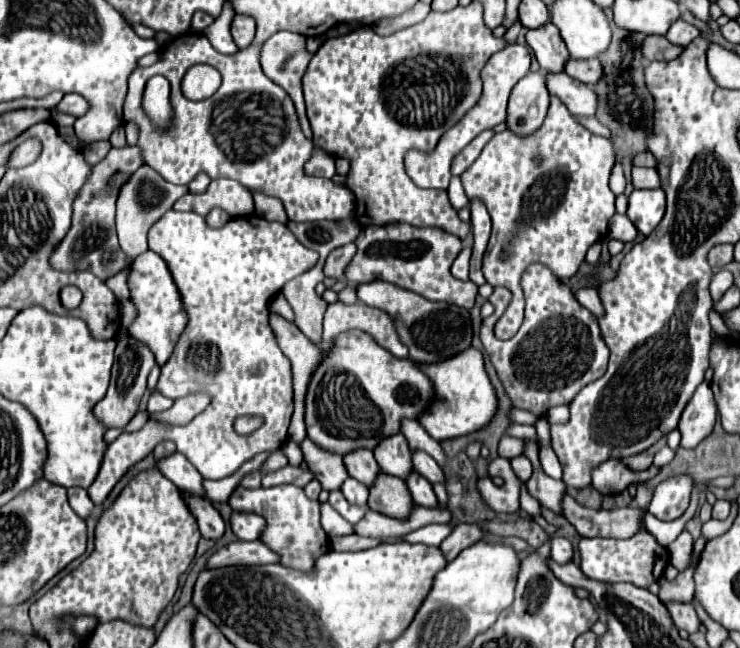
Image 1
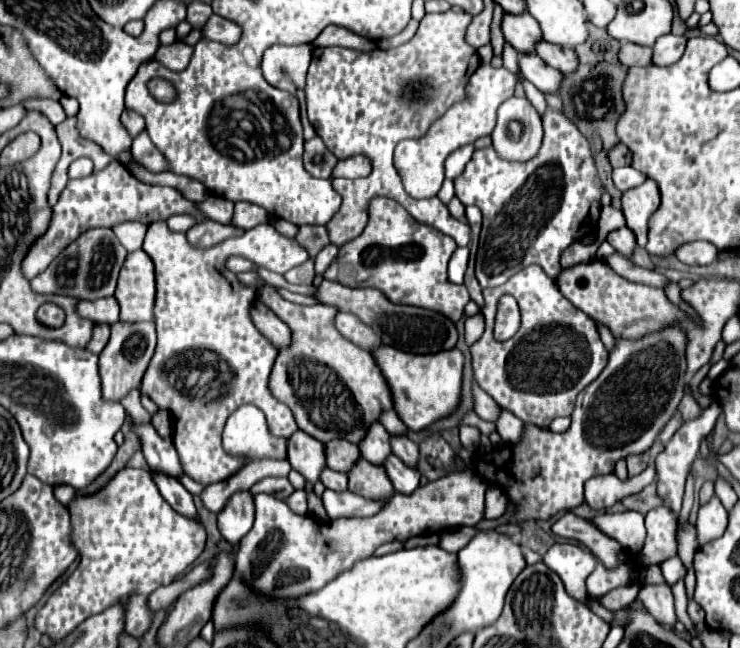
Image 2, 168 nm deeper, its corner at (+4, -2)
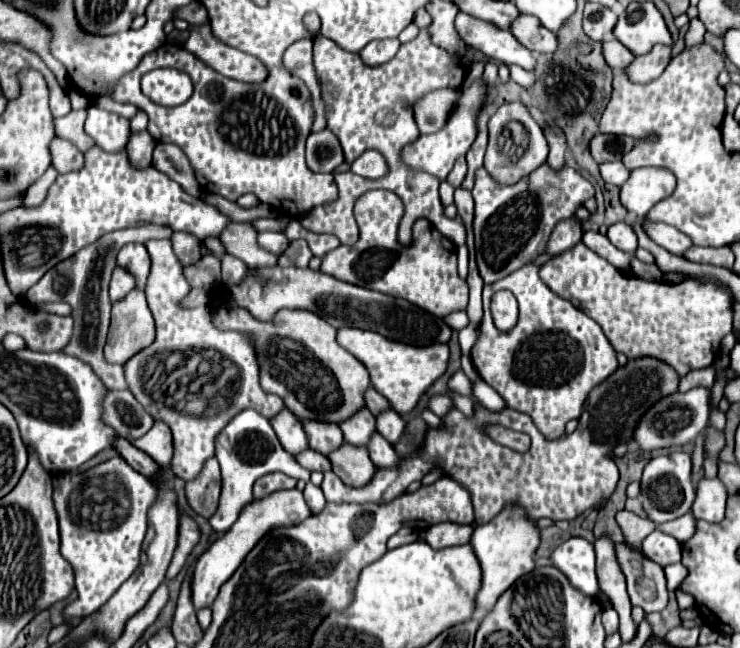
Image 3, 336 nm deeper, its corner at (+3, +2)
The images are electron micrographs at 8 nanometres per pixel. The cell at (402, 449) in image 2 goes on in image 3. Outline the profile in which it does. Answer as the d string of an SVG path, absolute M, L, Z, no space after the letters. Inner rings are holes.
M388 408L388 410L384 410L384 412L380 412L380 414L376 416L376 430L378 430L390 444L394 444L394 442L398 442L400 436L404 434L404 420L402 420L400 414L396 414L392 408Z

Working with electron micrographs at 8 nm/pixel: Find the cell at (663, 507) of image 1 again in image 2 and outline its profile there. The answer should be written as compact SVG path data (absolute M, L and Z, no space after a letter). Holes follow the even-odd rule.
M667 504L651 508L645 514L647 542L641 550L643 564L657 564L677 554L677 514Z

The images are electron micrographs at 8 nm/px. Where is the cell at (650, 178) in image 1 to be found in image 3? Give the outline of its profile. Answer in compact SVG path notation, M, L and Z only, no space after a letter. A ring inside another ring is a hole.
M614 160L614 162L600 164L600 174L602 174L604 182L614 184L614 186L622 186L628 180L630 170L620 160Z

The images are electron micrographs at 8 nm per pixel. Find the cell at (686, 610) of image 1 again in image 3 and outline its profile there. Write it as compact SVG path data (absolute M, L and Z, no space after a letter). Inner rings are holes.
M626 542L616 544L616 560L620 562L620 570L624 570L632 606L640 606L646 614L664 610L668 604L668 590L662 566L648 560Z

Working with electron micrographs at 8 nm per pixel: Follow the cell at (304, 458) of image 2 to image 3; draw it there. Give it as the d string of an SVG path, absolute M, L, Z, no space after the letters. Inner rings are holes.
M288 408L280 410L280 414L276 414L276 418L270 418L270 422L272 422L272 428L274 428L280 444L290 454L298 454L308 448L308 440L302 430L302 422Z

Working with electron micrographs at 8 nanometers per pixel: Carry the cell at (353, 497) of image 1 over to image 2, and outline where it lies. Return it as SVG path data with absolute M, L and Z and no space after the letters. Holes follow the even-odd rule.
M329 468L323 470L321 482L325 484L325 488L335 490L335 492L347 490L347 476L345 476L345 474L339 474L339 472L335 472L335 470L329 470Z

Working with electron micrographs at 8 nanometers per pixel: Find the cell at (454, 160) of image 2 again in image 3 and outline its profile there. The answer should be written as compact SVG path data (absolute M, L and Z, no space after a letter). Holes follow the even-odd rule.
M458 158L458 162L454 164L454 168L452 168L452 172L448 174L448 178L446 178L446 182L448 182L448 184L452 184L454 188L458 188L458 186L462 184L462 180L464 180L464 176L466 176L466 160L464 160L464 158Z

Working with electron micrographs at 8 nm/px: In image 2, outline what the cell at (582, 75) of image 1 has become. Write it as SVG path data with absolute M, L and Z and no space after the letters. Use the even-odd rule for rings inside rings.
M549 42L537 44L537 56L541 56L549 66L559 70L561 74L571 74L571 70L575 70L575 66L579 66L579 56L575 54L573 48L555 46Z

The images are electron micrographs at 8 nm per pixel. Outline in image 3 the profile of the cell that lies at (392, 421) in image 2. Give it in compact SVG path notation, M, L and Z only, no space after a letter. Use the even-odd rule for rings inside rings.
M368 388L368 390L364 392L364 404L366 404L366 408L368 408L374 416L376 416L378 412L390 408L388 400L386 400L382 394L378 394L374 388Z

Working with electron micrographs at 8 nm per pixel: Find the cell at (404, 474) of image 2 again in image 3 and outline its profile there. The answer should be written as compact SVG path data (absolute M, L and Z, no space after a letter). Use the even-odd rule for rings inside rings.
M380 434L372 436L372 442L368 442L368 454L372 458L372 462L380 468L388 468L388 466L396 466L400 462L400 458L396 456L392 444L388 444Z

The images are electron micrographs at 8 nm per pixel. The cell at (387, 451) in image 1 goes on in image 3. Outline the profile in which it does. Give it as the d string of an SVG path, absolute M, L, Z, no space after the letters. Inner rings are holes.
M360 408L358 414L352 414L352 418L346 418L338 426L348 444L366 446L370 436L376 432L376 418L370 414L368 408Z

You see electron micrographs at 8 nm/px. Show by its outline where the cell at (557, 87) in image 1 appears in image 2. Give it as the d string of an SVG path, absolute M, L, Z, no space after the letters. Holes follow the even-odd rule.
M523 54L519 58L519 66L523 76L543 94L559 94L559 86L563 82L563 74L559 70L547 66L537 54Z

